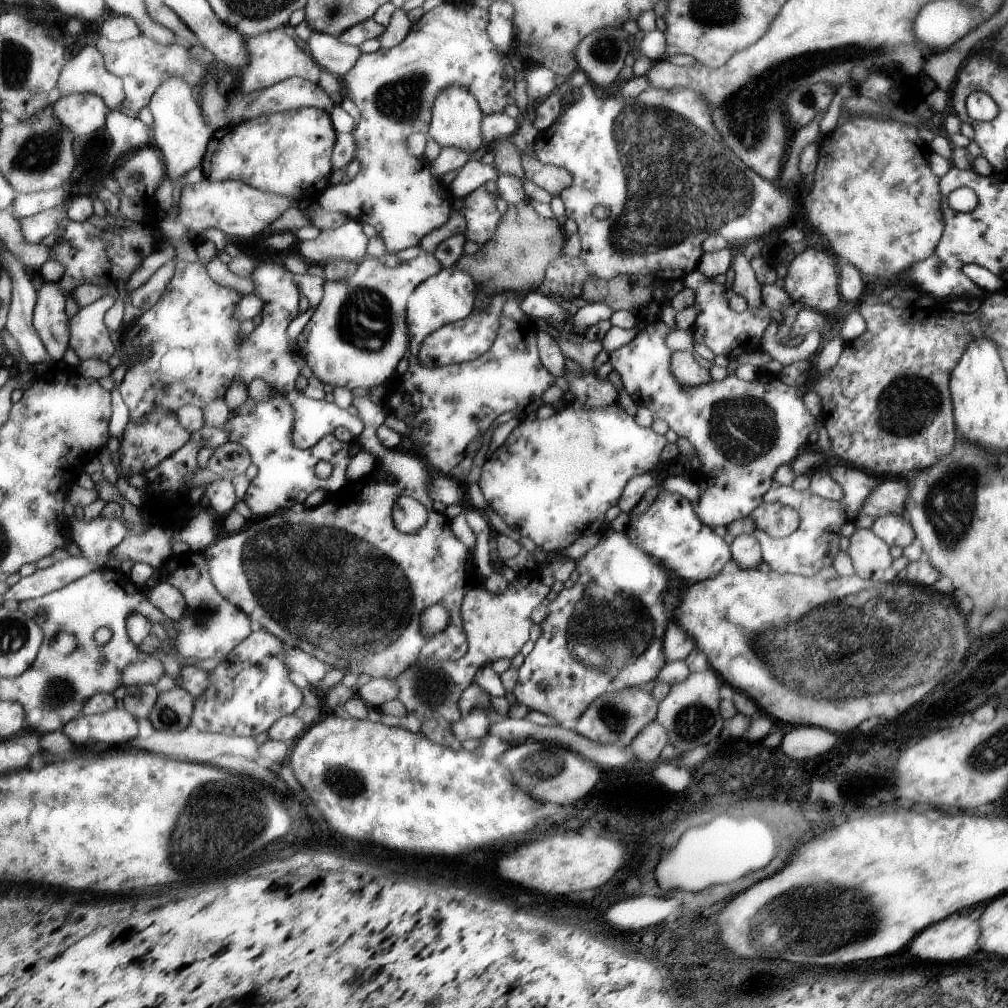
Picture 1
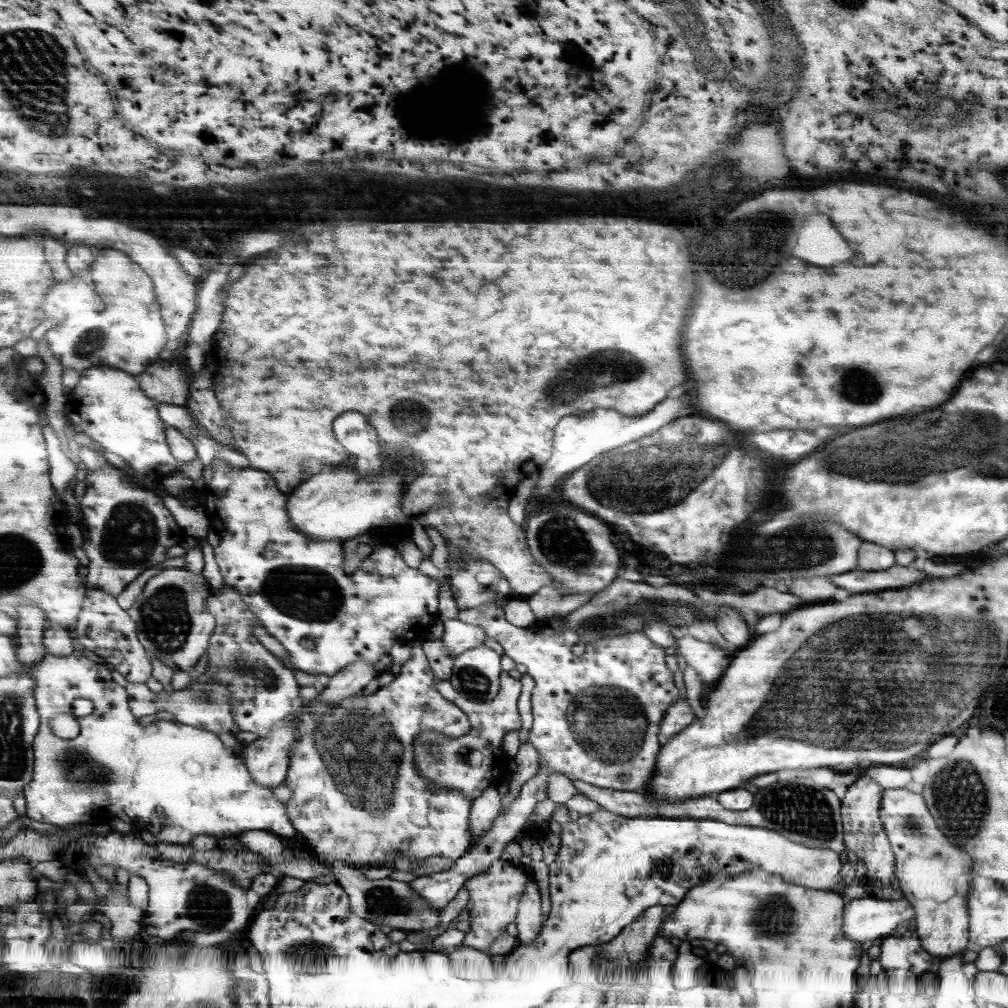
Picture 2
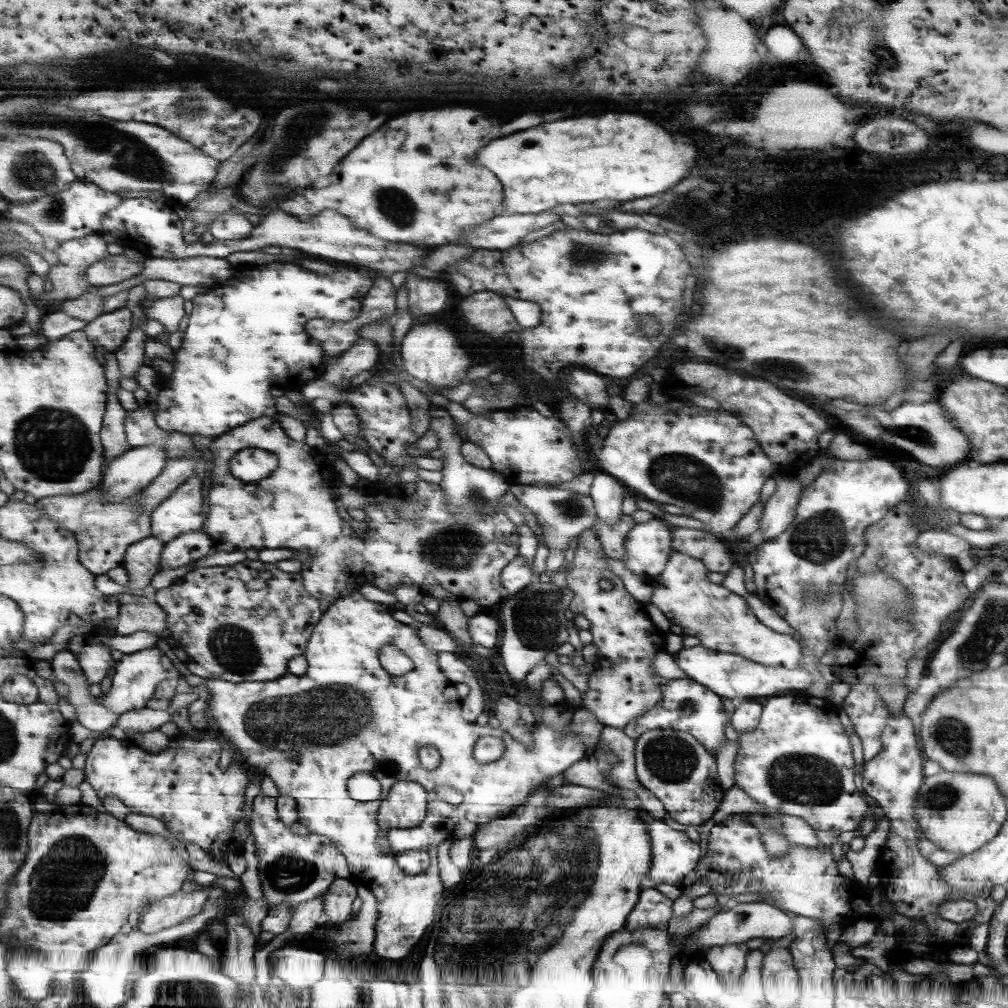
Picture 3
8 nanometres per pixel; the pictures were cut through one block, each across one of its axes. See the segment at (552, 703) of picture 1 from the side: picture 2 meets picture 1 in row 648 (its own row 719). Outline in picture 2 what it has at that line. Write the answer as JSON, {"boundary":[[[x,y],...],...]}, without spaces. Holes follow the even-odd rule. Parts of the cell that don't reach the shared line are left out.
{"boundary":[[[485,604],[473,610],[461,610],[459,620],[483,626],[487,636],[499,642],[505,654],[515,664],[523,664],[527,668],[527,676],[537,682],[537,688],[533,692],[535,722],[529,732],[529,742],[537,748],[537,754],[541,758],[541,768],[535,774],[535,778],[525,784],[521,796],[511,804],[511,808],[503,812],[501,818],[497,818],[491,832],[483,836],[483,840],[477,846],[471,846],[469,854],[459,858],[455,868],[451,868],[449,872],[437,872],[425,878],[421,876],[411,882],[413,890],[419,896],[423,896],[435,910],[447,908],[473,876],[487,874],[493,862],[501,860],[503,852],[507,850],[507,844],[515,842],[517,834],[523,832],[537,802],[549,798],[547,790],[549,790],[553,772],[561,772],[569,776],[569,780],[581,780],[595,788],[605,788],[605,790],[617,790],[617,792],[645,790],[645,786],[653,778],[653,770],[657,768],[657,758],[661,754],[661,744],[663,744],[661,734],[659,734],[661,724],[665,720],[665,714],[669,714],[669,708],[677,702],[677,690],[669,674],[671,670],[667,670],[663,664],[663,648],[659,648],[653,640],[649,640],[639,630],[581,644],[581,638],[565,624],[565,620],[555,618],[555,620],[549,620],[547,624],[519,628],[513,622],[509,622],[505,608],[499,608],[493,604]]]}

